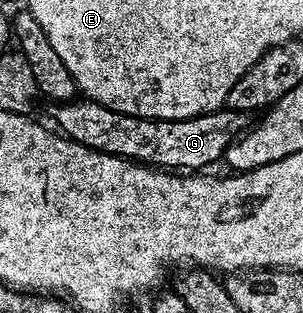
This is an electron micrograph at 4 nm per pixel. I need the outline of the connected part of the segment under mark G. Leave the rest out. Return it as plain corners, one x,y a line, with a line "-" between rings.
73,98
57,103
53,108
56,108
52,112
52,120
57,124
55,127
75,144
160,170
211,169
208,167
223,157
224,151
237,136
244,135
250,124
249,113
233,112
227,106
219,112
207,112
181,120
147,120
127,116
87,98

